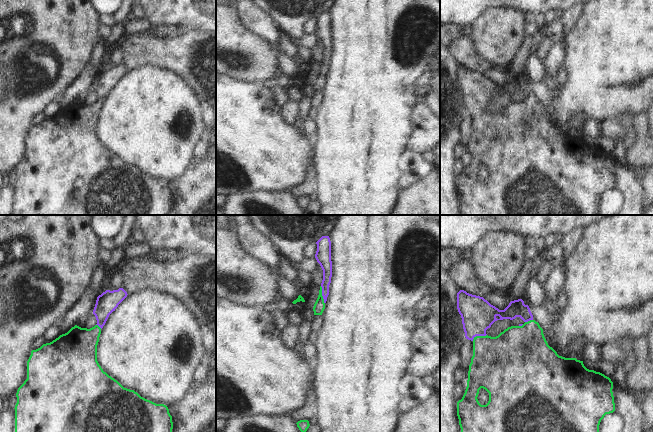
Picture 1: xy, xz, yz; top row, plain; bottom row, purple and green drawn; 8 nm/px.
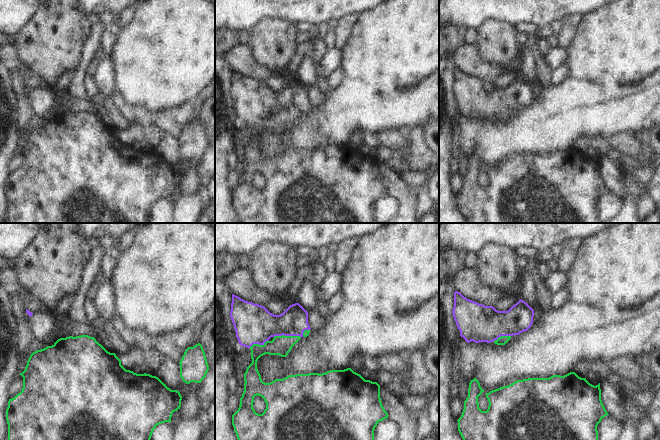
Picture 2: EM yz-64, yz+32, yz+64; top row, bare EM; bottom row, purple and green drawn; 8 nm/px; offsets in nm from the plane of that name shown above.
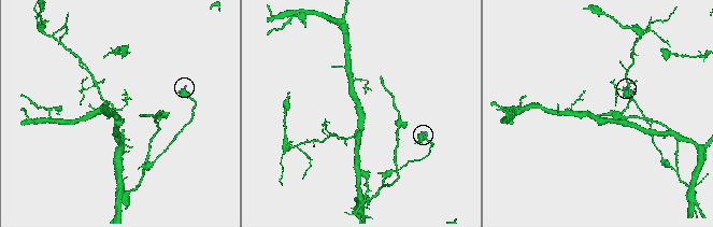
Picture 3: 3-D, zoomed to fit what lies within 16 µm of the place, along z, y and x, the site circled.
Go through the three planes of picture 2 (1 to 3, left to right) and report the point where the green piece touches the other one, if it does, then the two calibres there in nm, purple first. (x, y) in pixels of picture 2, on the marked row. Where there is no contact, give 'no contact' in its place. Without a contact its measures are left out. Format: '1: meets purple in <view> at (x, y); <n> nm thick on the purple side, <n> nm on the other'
1: no contact
2: meets purple in yz+32 at (287, 335); 280 nm thick on the purple side, 160 nm on the other
3: meets purple in yz+64 at (502, 335); 300 nm thick on the purple side, 70 nm on the other

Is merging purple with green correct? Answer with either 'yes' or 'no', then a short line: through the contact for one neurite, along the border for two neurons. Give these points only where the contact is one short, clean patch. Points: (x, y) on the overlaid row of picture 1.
yes

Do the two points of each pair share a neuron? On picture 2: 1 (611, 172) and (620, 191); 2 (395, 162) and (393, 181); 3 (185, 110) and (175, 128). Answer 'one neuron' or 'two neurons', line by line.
1: one neuron
2: two neurons
3: one neuron

